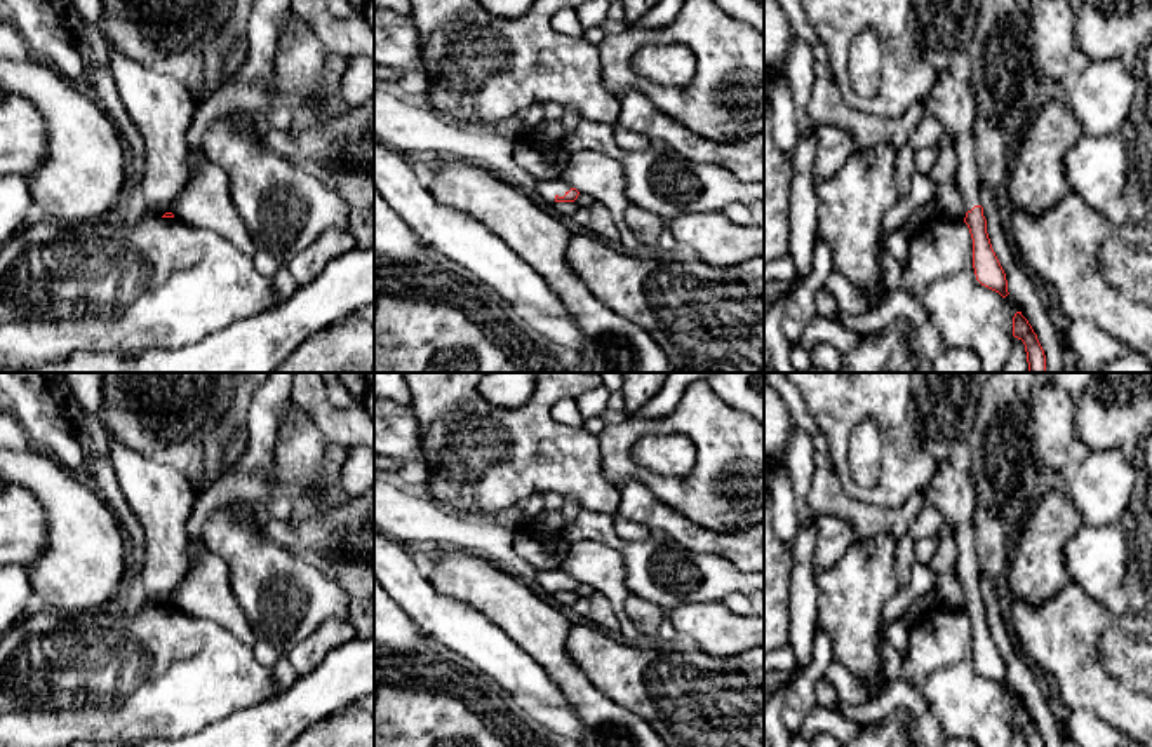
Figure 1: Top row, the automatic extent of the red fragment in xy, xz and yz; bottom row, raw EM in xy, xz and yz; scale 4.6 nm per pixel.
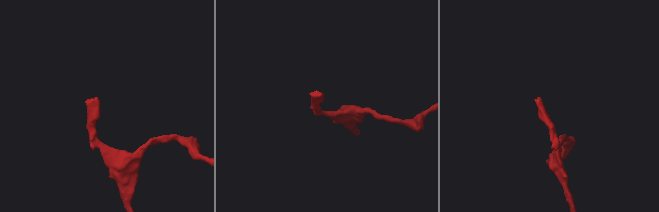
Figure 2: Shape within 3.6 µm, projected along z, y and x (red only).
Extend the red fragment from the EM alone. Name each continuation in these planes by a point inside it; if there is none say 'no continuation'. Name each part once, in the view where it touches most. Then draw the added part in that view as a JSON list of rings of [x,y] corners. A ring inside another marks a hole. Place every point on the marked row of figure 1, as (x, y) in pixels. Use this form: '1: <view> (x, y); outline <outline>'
1: xz (549, 188); outline [[[539,179],[536,183],[536,190],[539,192],[539,195],[550,202],[555,204],[555,197],[564,197],[573,186],[567,185],[562,179]]]

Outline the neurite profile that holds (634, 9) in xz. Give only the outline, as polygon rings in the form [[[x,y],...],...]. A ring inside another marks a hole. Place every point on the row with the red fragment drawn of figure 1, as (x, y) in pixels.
[[[621,0],[625,7],[625,23],[637,23],[658,0]]]

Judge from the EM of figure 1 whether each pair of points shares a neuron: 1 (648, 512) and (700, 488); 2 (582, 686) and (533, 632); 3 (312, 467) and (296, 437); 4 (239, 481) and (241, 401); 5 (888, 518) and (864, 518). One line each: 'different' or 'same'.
1: different
2: same
3: same
4: different
5: same

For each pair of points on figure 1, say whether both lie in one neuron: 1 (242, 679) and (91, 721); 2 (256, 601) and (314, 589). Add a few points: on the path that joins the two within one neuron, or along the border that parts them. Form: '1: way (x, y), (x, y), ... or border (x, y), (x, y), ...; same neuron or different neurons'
1: way (204, 679), (157, 679), (129, 704); same neuron
2: way (270, 596), (300, 596); same neuron

